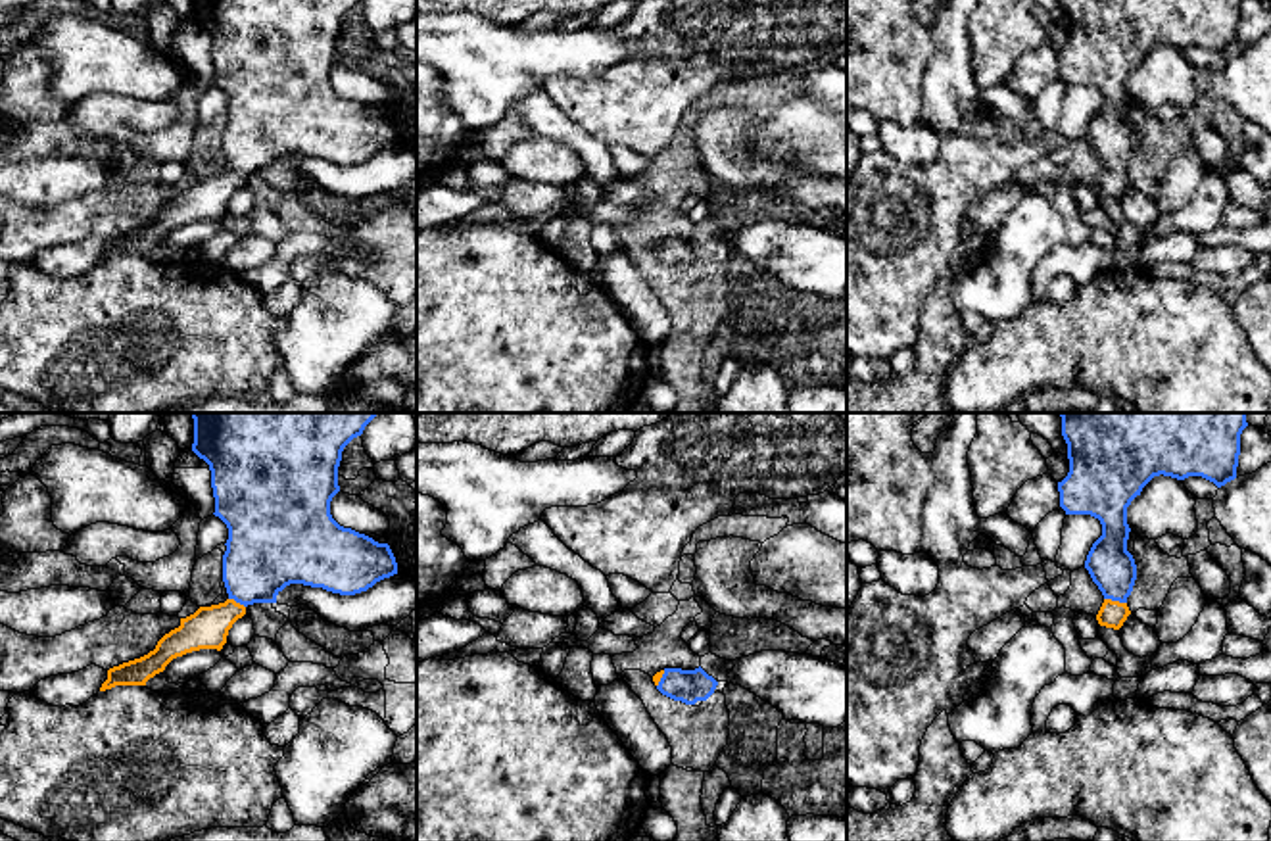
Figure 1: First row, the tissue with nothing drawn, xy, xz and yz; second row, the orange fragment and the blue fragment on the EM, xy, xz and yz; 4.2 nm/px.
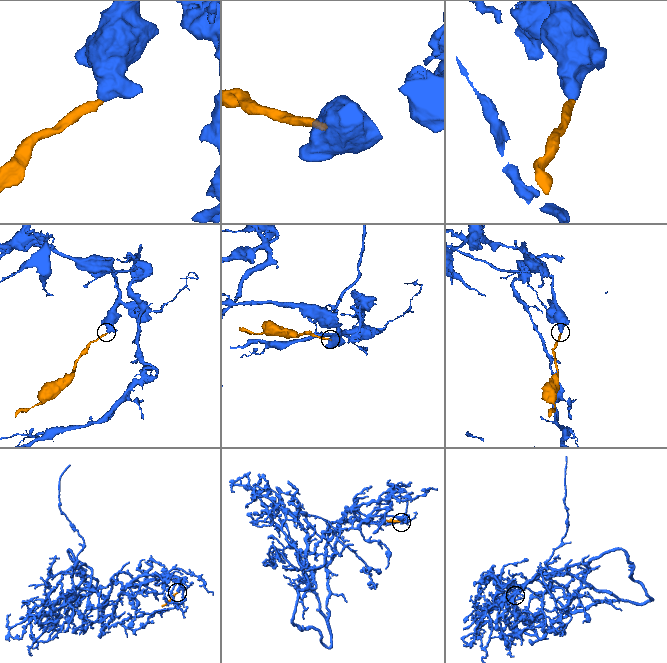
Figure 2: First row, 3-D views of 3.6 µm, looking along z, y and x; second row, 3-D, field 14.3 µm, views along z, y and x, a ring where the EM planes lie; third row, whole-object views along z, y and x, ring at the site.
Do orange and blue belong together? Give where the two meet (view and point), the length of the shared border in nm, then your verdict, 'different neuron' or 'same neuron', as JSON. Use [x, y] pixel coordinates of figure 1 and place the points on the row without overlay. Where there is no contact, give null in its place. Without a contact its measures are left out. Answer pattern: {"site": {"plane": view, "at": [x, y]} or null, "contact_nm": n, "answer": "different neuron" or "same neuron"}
{"site": {"plane": "yz", "at": [1116, 171]}, "contact_nm": 100, "answer": "same neuron"}

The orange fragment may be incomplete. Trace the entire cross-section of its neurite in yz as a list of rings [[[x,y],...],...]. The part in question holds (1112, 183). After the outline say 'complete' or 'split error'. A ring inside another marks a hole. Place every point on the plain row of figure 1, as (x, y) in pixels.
[[[1062,0],[1067,13],[1069,42],[1062,52],[1058,52],[1060,77],[1066,84],[1091,84],[1102,94],[1102,106],[1092,113],[1085,131],[1085,138],[1104,165],[1104,173],[1096,184],[1100,196],[1119,200],[1131,184],[1127,167],[1131,165],[1137,150],[1137,134],[1133,125],[1127,121],[1131,102],[1127,94],[1127,77],[1131,71],[1140,65],[1142,58],[1154,46],[1160,44],[1177,50],[1202,46],[1217,58],[1235,50],[1240,25],[1240,4],[1242,0]]] | split error

